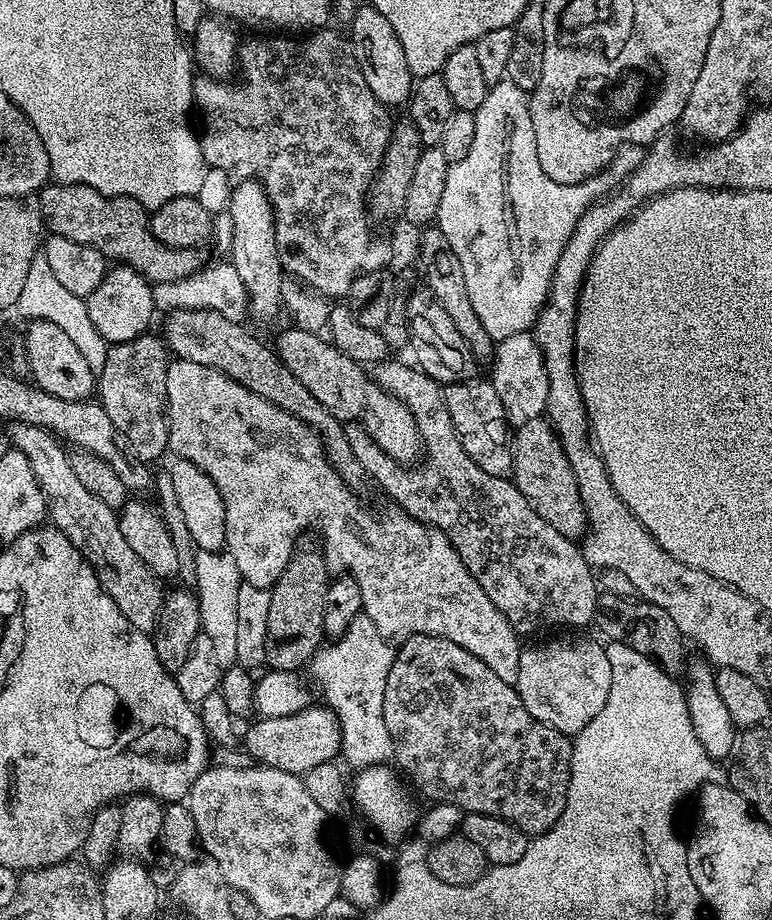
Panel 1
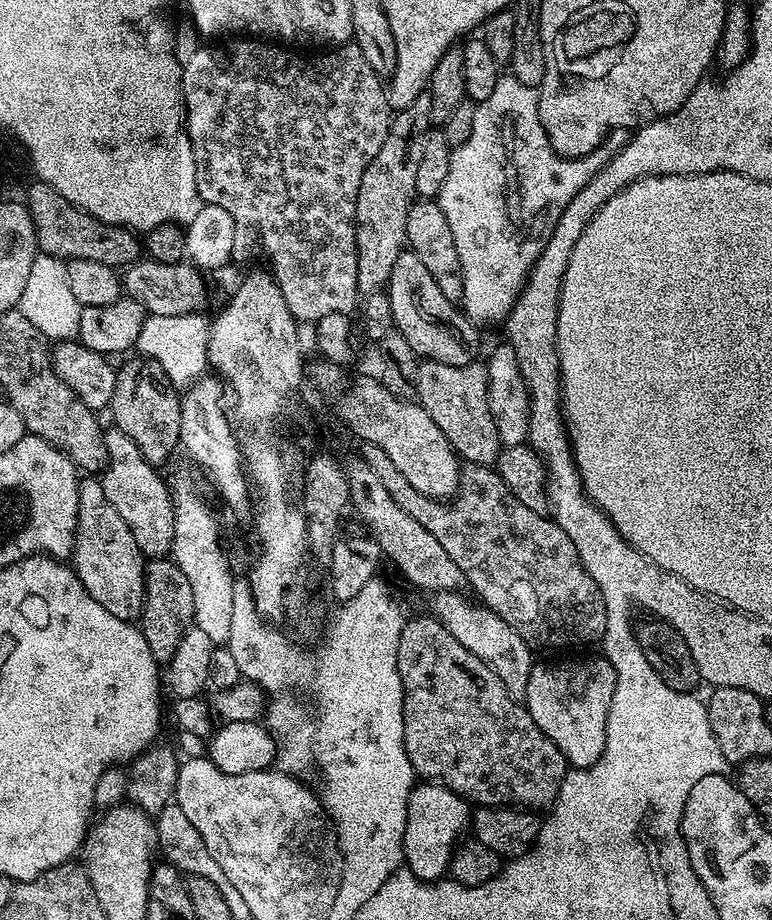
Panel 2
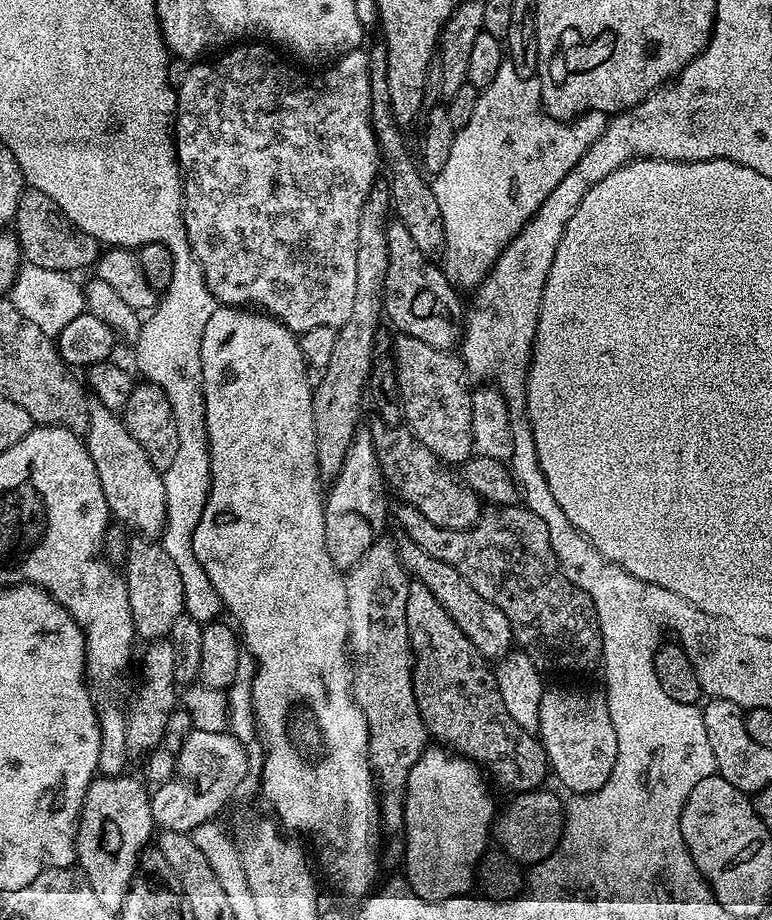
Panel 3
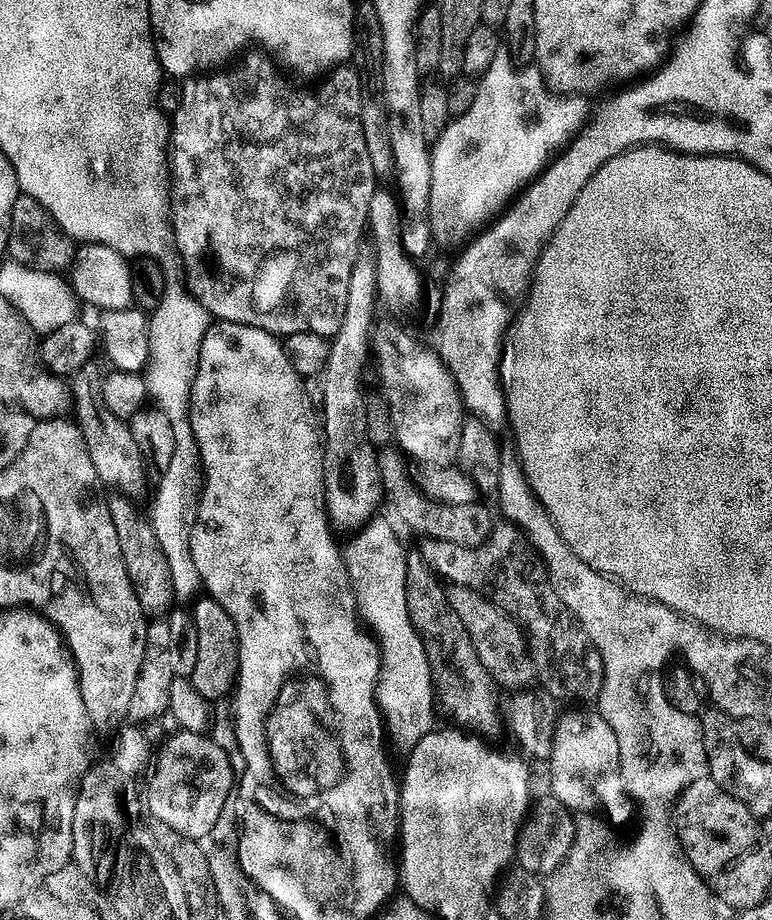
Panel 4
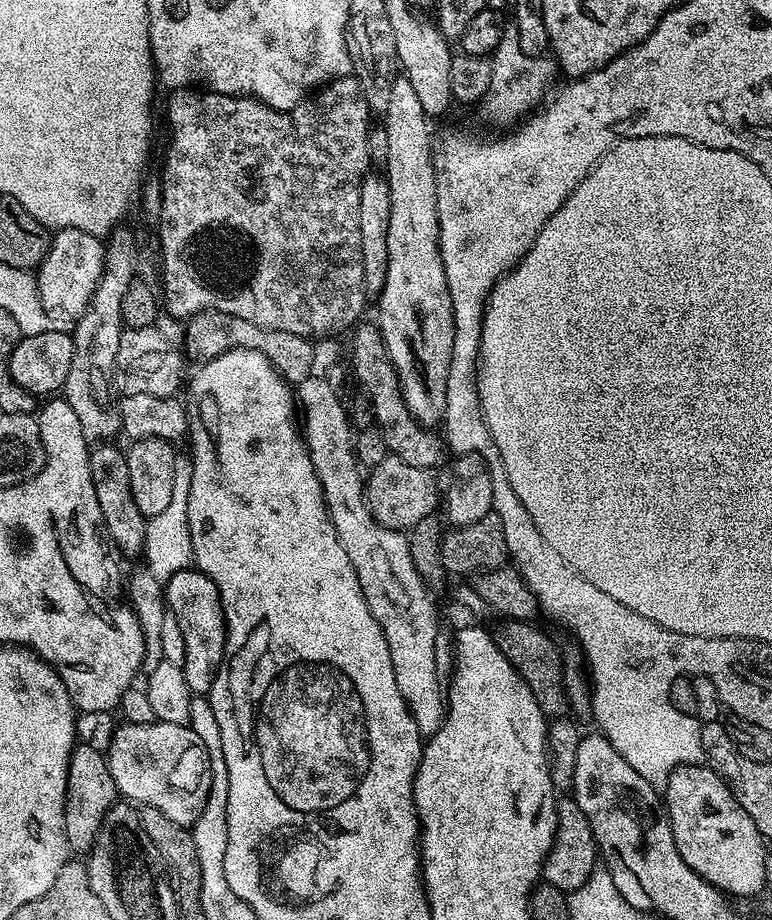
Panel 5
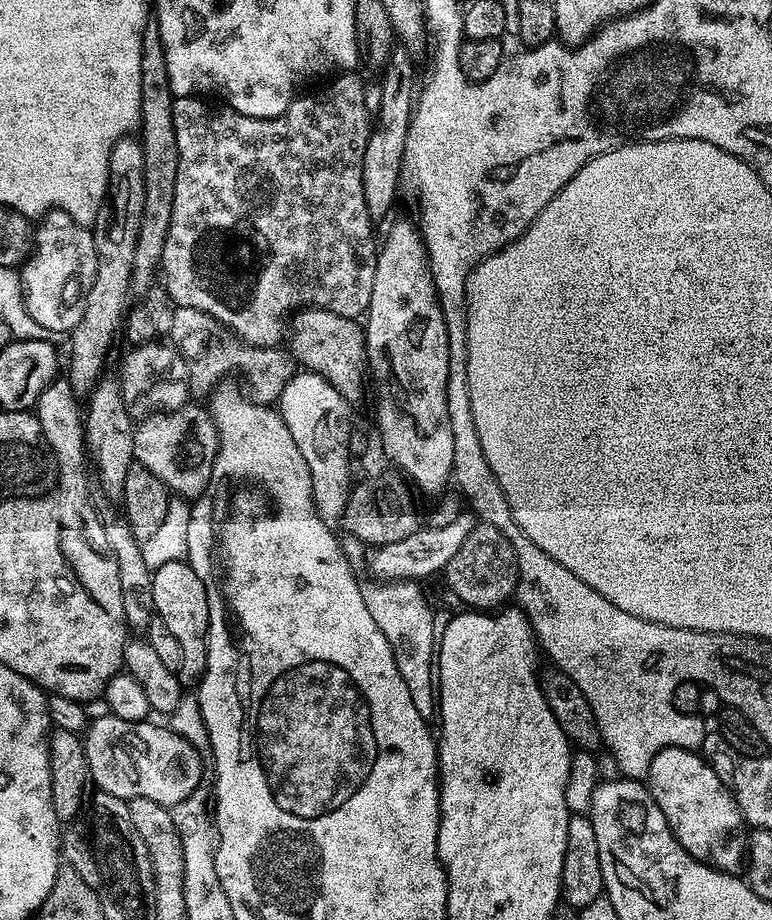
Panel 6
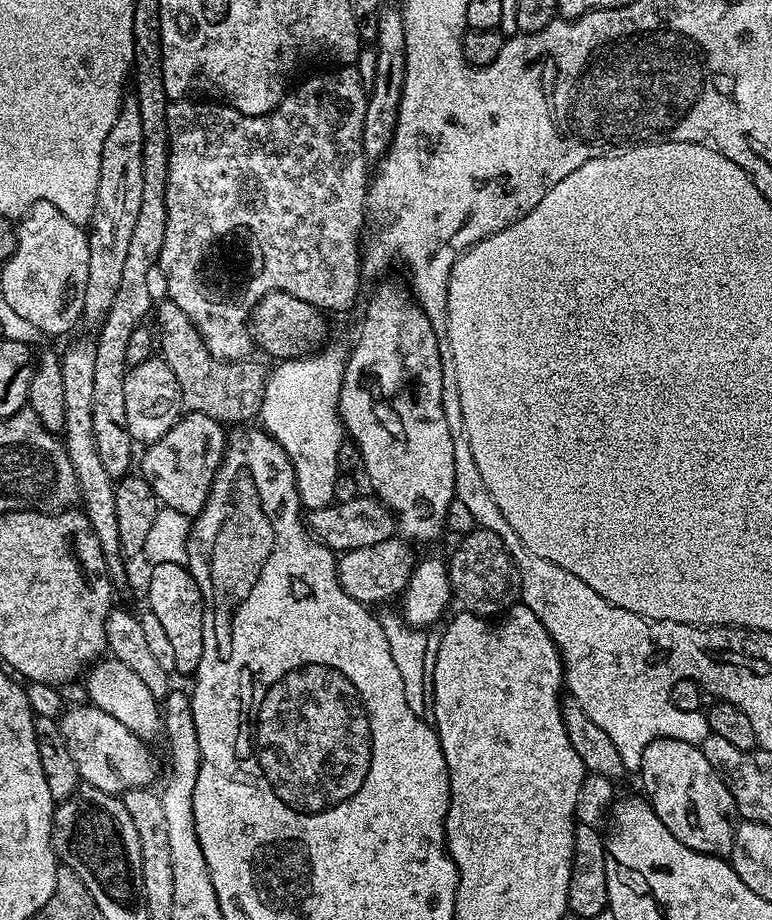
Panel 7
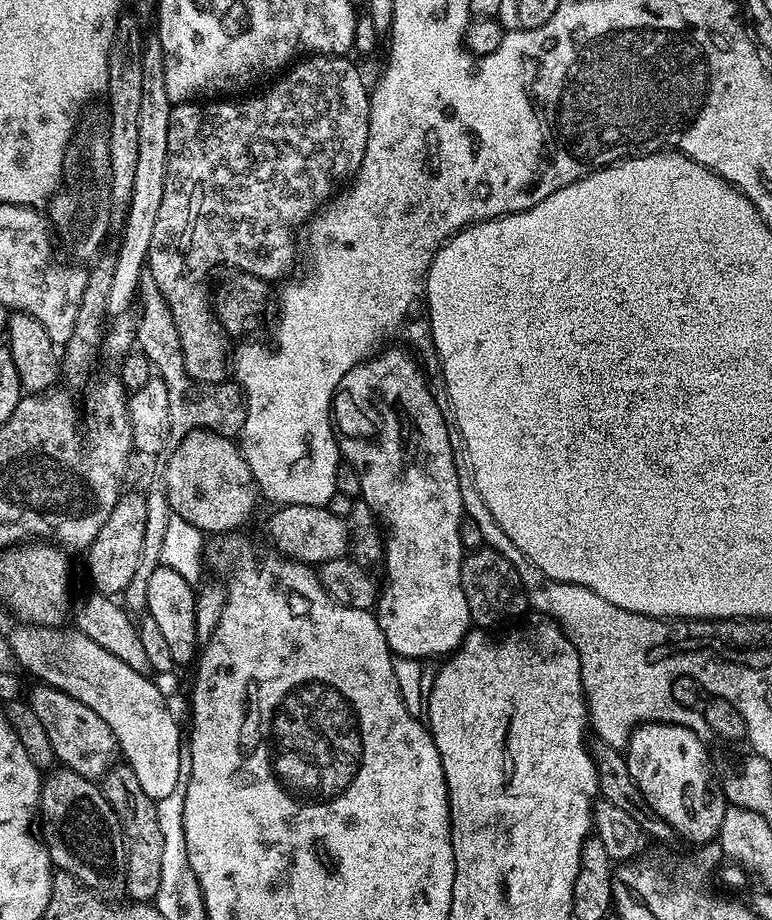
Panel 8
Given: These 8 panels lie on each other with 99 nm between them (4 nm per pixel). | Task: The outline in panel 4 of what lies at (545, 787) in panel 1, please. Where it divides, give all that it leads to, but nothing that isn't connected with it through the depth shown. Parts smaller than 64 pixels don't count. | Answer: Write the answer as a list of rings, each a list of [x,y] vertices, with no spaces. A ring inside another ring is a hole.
[[[418,550],[409,551],[406,558],[406,606],[427,648],[432,682],[443,711],[445,708],[460,726],[486,723],[496,712],[494,681],[486,666],[482,666],[482,658],[478,658],[478,650],[474,650],[474,642],[470,642],[462,618],[454,614],[445,581]]]

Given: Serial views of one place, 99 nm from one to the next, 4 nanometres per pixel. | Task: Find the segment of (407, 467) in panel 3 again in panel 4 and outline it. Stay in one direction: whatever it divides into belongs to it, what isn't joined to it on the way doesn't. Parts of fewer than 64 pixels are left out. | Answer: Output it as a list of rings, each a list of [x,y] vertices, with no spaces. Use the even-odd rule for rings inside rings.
[[[388,446],[379,453],[380,462],[380,482],[385,493],[392,495],[394,503],[400,507],[400,516],[413,528],[416,532],[421,532],[421,537],[429,540],[441,540],[442,542],[452,542],[458,546],[466,546],[467,548],[477,548],[480,544],[485,544],[490,539],[494,529],[494,519],[492,520],[492,512],[484,504],[475,504],[469,502],[466,504],[437,504],[433,500],[429,500],[422,492],[418,491],[410,483],[410,474],[406,472],[404,463],[405,457],[401,455],[395,447]]]

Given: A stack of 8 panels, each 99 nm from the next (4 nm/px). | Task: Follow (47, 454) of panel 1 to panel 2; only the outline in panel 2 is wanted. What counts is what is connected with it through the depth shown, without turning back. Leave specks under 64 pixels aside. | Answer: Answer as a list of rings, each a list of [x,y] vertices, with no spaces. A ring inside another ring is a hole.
[[[84,478],[80,482],[80,501],[78,502],[78,518],[76,519],[76,547],[72,549],[71,561],[74,563],[74,571],[82,586],[98,602],[114,614],[114,618],[129,622],[139,621],[140,613],[144,610],[144,570],[145,557],[138,550],[138,542],[134,542],[134,534],[130,534],[130,526],[110,506],[110,502],[104,493],[103,483],[96,478]]]

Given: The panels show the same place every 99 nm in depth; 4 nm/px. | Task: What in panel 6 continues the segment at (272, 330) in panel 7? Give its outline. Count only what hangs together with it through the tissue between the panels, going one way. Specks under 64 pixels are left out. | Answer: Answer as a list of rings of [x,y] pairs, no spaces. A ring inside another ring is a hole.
[[[301,308],[291,320],[290,351],[295,356],[297,365],[326,378],[326,382],[330,382],[330,386],[334,386],[338,394],[342,394],[350,402],[356,402],[364,392],[364,376],[366,380],[366,349],[361,321],[321,308]]]

